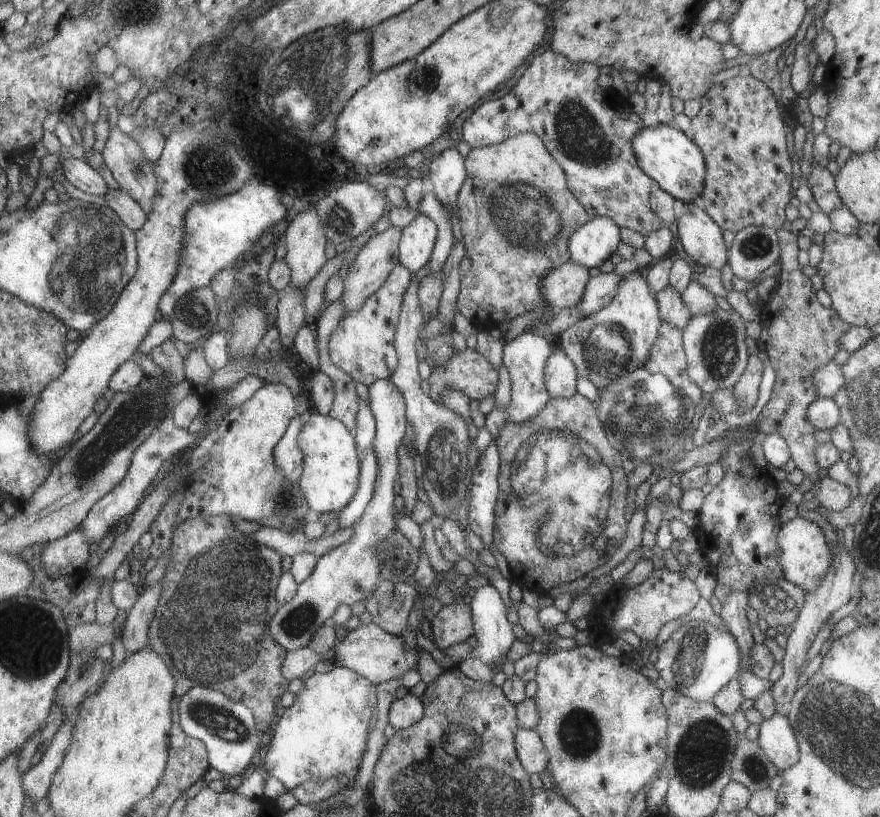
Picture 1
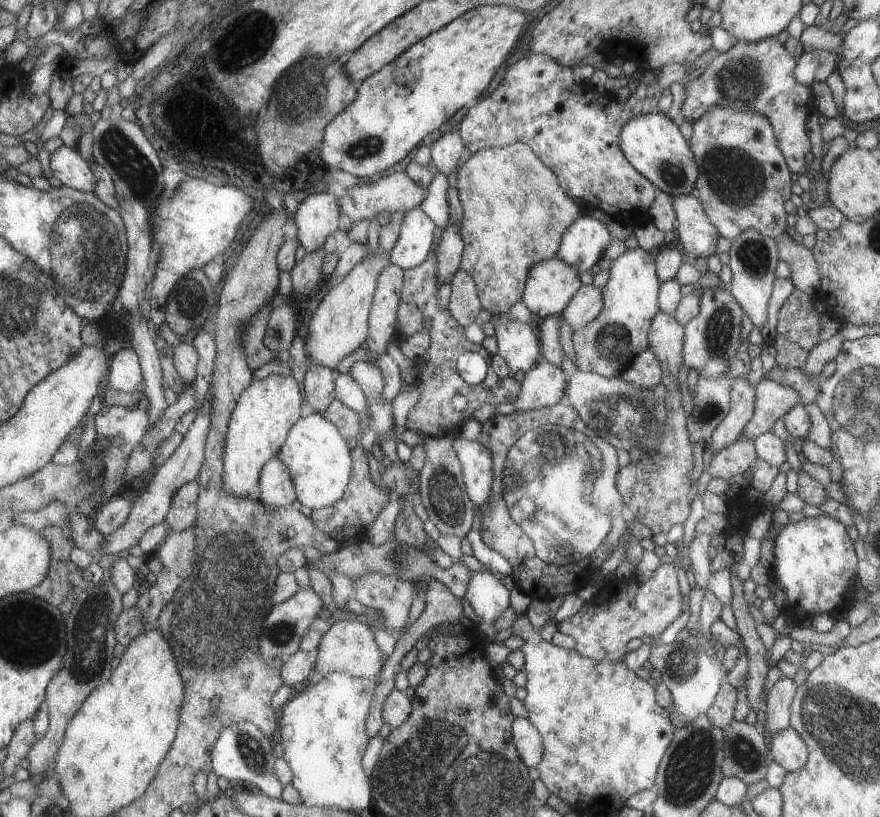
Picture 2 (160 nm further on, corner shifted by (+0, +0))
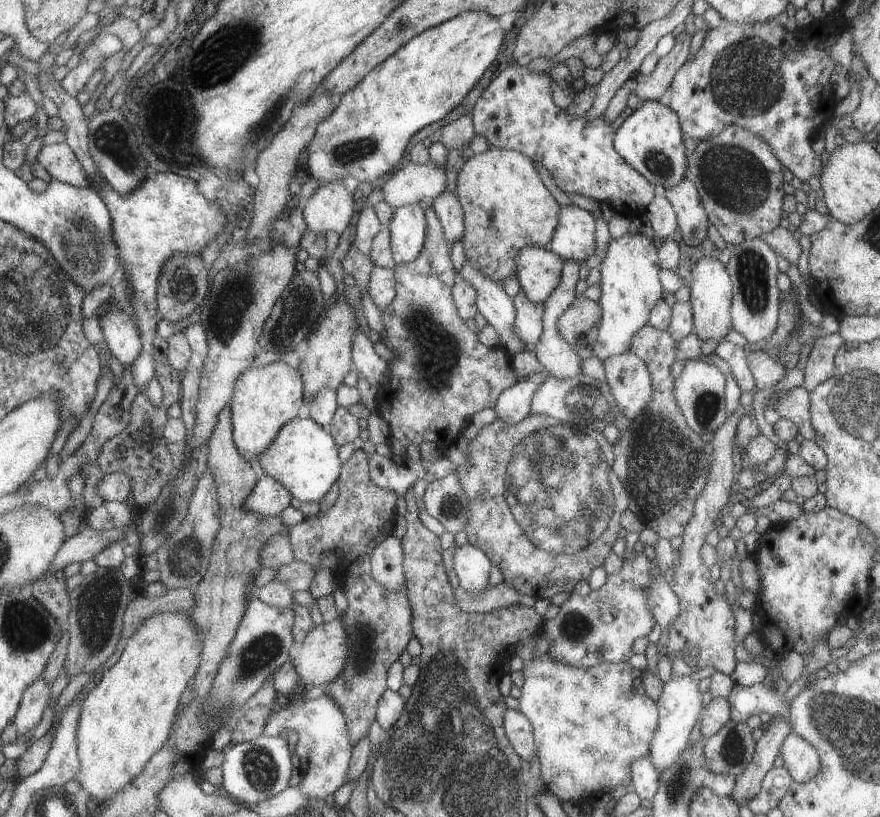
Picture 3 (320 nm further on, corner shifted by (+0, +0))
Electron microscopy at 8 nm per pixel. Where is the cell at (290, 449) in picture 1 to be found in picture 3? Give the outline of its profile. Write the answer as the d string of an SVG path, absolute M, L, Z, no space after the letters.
M264 473L258 479L259 483L249 496L246 508L265 516L279 516L285 508L291 506L294 497L281 480Z

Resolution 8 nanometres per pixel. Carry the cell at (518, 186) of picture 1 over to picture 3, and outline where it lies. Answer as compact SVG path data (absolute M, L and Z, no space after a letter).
M487 149L462 166L457 177L458 198L466 215L466 258L501 284L517 276L517 258L525 246L545 248L553 240L563 207L535 169L534 161L519 150Z

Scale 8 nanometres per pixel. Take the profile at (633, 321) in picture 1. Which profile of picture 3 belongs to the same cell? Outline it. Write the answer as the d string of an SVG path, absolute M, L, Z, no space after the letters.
M623 234L609 244L606 259L601 265L602 307L601 323L595 335L593 356L607 362L613 356L629 352L632 336L643 326L648 325L653 306L662 299L659 283L660 260L653 242L643 234Z

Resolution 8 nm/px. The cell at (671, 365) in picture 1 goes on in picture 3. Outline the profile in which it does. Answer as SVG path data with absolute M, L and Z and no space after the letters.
M625 352L604 362L604 369L620 414L632 421L640 417L653 394L652 375L645 362Z

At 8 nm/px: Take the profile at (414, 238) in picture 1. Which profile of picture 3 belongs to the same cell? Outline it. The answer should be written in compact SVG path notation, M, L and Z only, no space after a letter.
M421 204L401 206L396 210L391 228L391 247L398 265L415 262L423 248L429 234L429 220L427 212Z

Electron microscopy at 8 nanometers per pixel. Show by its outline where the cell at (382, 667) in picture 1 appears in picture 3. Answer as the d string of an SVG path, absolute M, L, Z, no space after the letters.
M337 618L333 622L315 626L307 634L299 654L293 658L293 666L299 672L301 681L306 687L322 686L327 682L331 683L333 680L337 680L341 676L347 660L349 660L349 634L347 634L343 618Z

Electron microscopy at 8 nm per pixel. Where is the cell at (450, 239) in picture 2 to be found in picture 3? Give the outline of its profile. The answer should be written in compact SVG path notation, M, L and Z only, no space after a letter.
M445 190L433 201L433 206L444 226L447 242L451 246L455 246L457 240L465 238L465 230L467 230L466 215L458 194L453 194L451 190Z

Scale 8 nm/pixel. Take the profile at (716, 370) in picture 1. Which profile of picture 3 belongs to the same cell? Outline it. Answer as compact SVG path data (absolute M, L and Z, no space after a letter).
M703 256L697 260L697 263L692 266L690 276L691 292L689 292L690 306L692 307L692 332L691 335L697 337L701 342L711 341L719 344L721 340L730 330L731 316L729 316L729 308L732 301L732 282L728 272L725 272L725 266L719 260L713 260L708 256Z

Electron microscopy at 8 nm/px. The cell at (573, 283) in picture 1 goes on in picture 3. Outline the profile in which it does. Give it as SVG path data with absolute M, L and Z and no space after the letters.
M525 246L517 258L517 277L529 302L547 304L563 280L564 259L541 246Z

